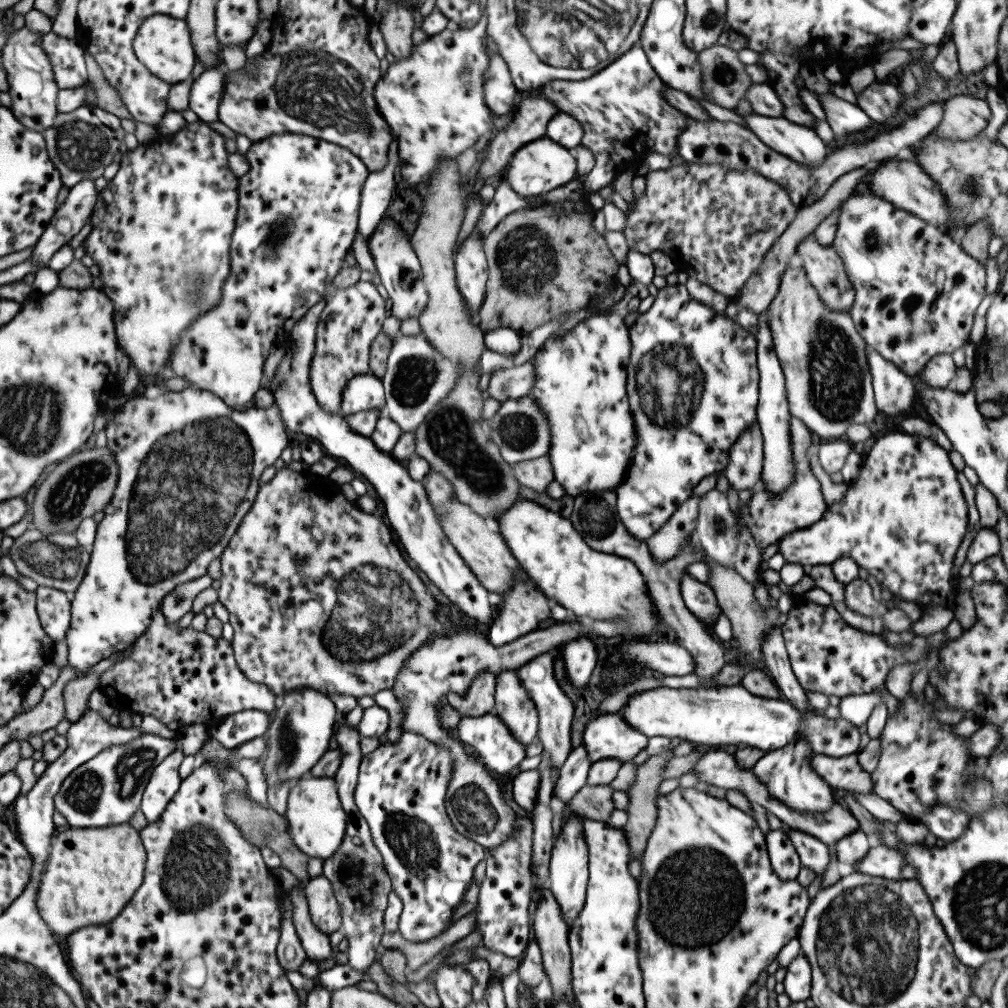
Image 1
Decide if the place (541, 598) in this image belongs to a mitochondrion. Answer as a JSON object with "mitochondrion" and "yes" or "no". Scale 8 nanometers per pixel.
{"mitochondrion":"no"}

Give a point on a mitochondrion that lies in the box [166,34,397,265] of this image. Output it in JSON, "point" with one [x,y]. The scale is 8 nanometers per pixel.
{"point":[318,88]}

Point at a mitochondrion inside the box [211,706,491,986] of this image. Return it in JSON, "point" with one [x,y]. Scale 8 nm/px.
{"point":[354,881]}

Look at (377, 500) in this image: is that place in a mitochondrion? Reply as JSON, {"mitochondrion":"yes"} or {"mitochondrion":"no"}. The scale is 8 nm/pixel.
{"mitochondrion":"no"}

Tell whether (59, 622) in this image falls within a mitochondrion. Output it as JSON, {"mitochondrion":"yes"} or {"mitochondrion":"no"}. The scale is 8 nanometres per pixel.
{"mitochondrion":"no"}

